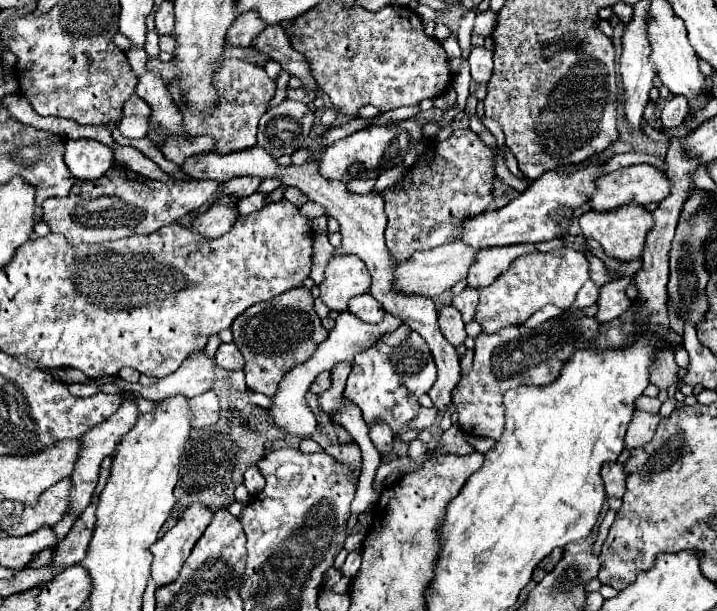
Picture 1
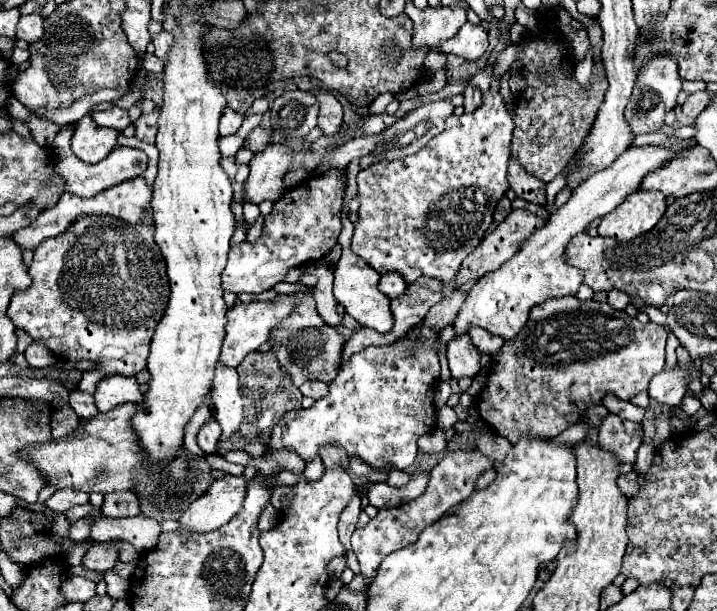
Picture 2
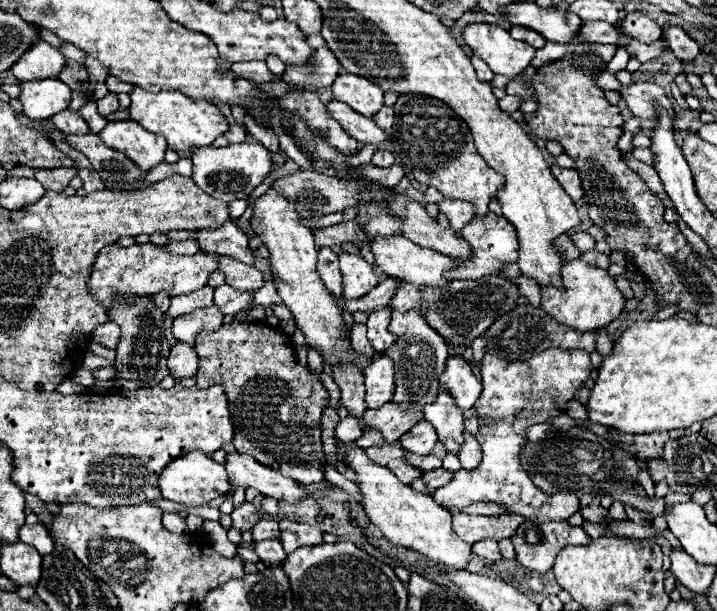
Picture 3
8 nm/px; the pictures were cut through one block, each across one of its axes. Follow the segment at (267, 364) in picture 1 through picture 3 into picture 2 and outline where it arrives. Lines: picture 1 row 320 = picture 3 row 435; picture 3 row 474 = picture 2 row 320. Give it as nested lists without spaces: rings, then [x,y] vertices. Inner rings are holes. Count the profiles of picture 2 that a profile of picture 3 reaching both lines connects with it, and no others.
[[[310,296],[310,298],[302,298],[300,304],[296,306],[296,310],[292,312],[292,316],[288,320],[284,320],[278,330],[272,332],[270,344],[278,356],[280,366],[292,376],[296,386],[302,386],[308,380],[318,380],[318,382],[330,384],[338,374],[346,338],[336,328],[328,326],[320,318],[320,314],[316,312],[316,306],[314,306],[314,298]]]

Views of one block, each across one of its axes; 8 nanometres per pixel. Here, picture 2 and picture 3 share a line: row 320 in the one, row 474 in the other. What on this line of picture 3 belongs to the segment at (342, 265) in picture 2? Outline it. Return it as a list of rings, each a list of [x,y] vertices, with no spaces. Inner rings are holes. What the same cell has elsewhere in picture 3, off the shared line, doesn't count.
[[[354,448],[348,454],[348,464],[350,464],[350,468],[356,470],[356,476],[358,476],[356,484],[362,490],[362,506],[364,506],[368,518],[372,520],[372,524],[376,524],[382,530],[382,534],[392,544],[412,548],[434,562],[454,566],[458,570],[468,566],[470,554],[472,554],[472,544],[468,544],[456,536],[456,532],[450,526],[452,514],[448,510],[444,510],[442,506],[438,506],[432,500],[432,496],[416,492],[408,484],[402,484],[400,480],[396,480],[396,476],[388,468],[370,462],[368,456],[364,454],[364,450],[360,450],[360,448]]]

